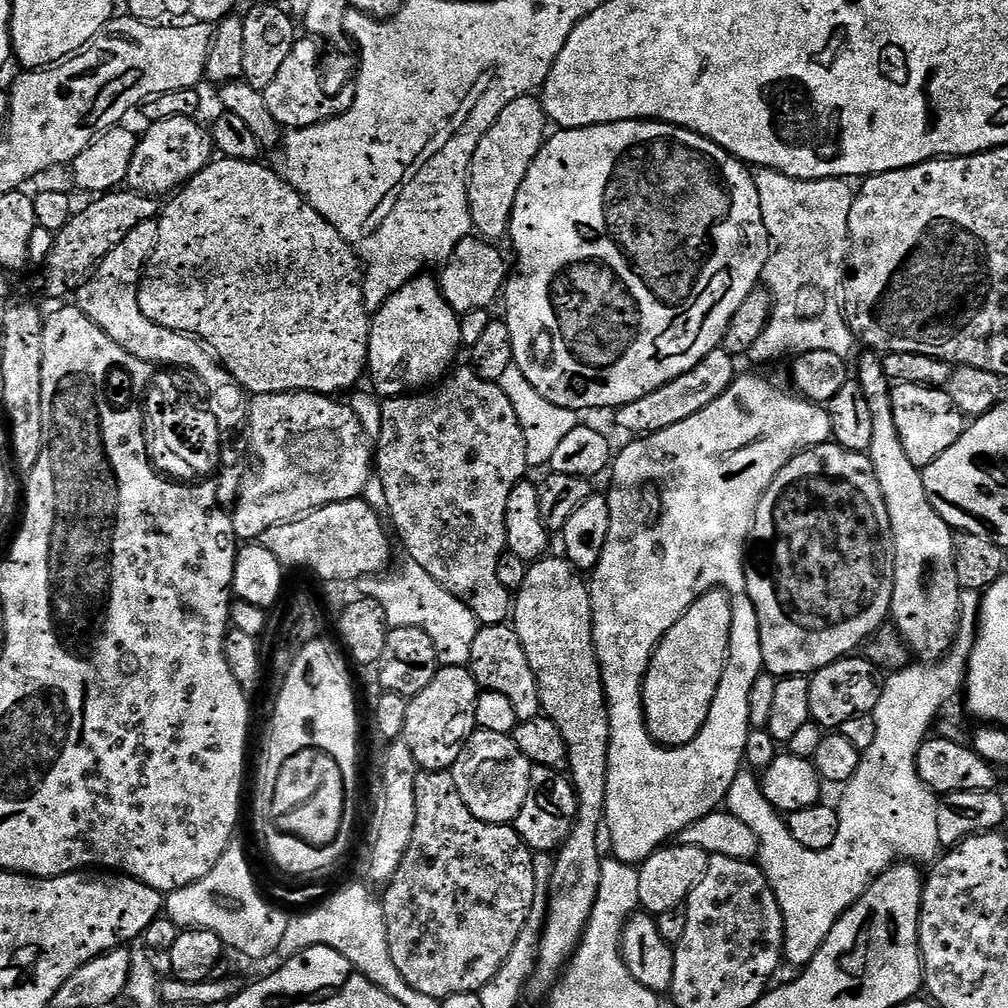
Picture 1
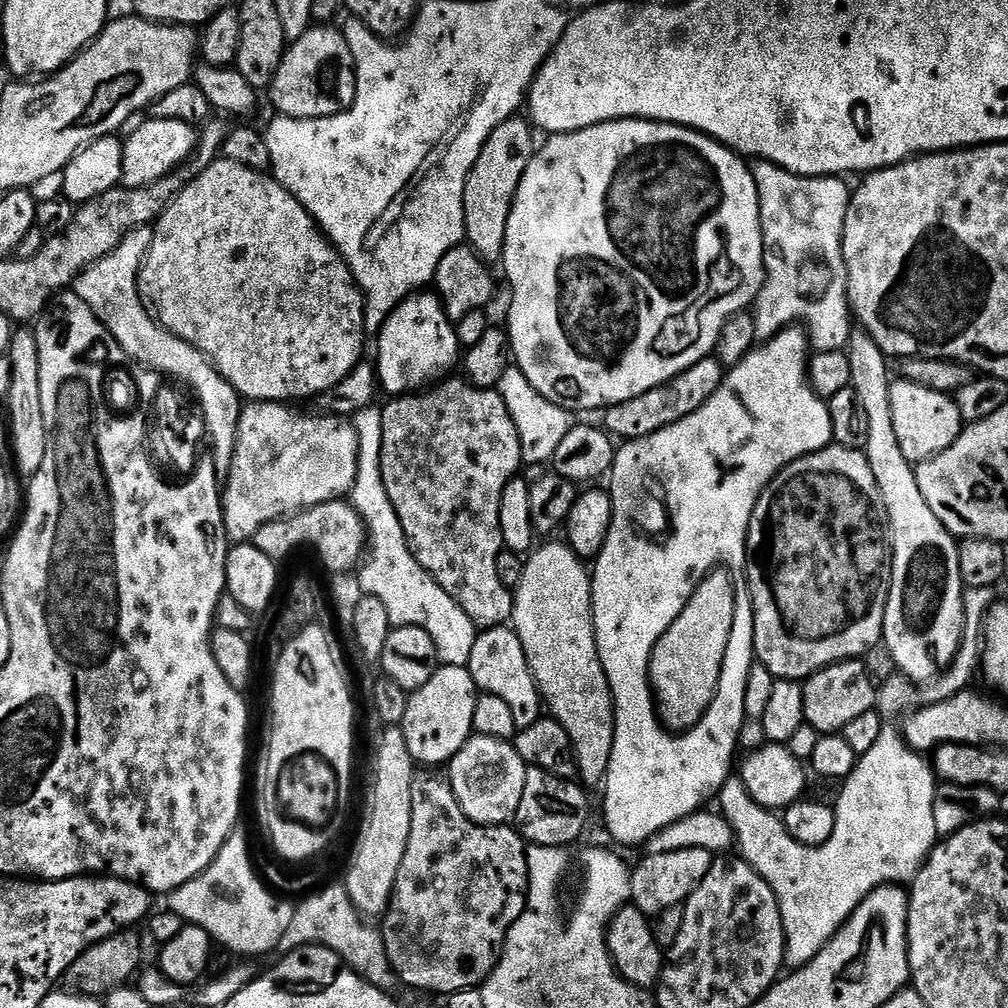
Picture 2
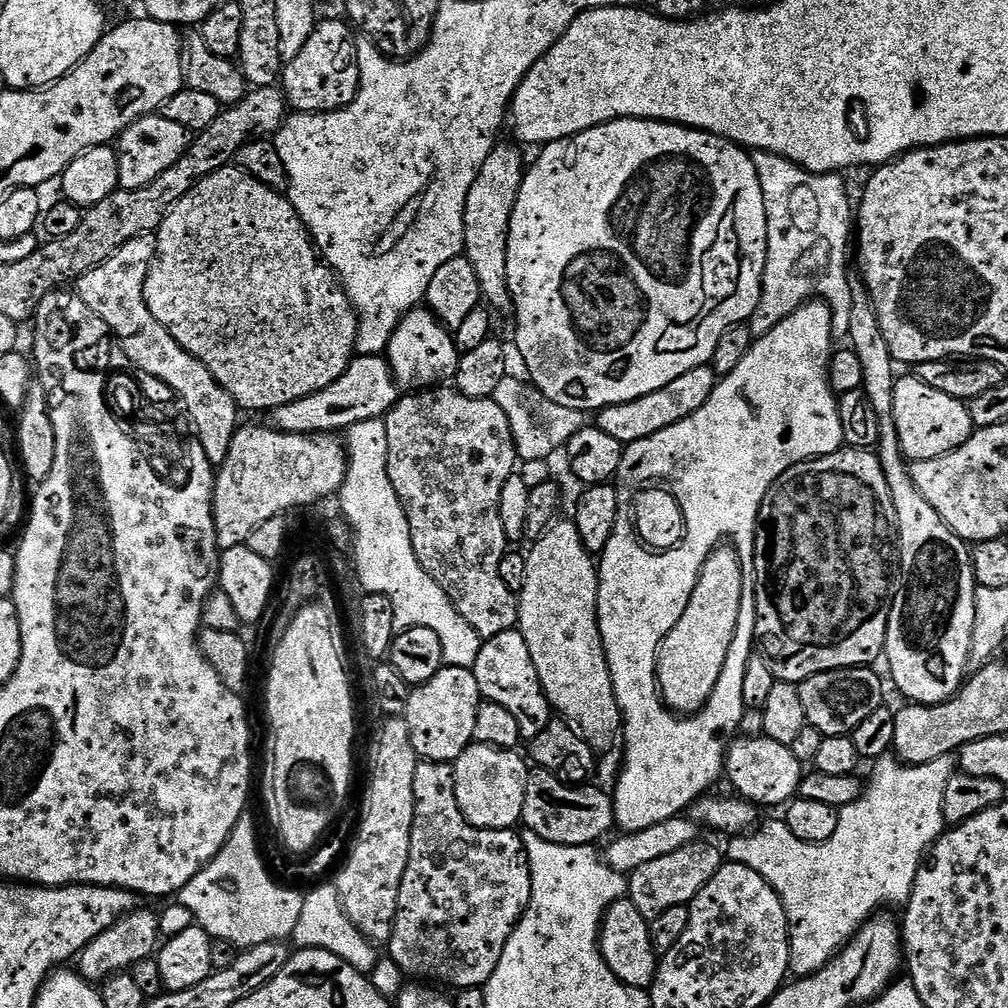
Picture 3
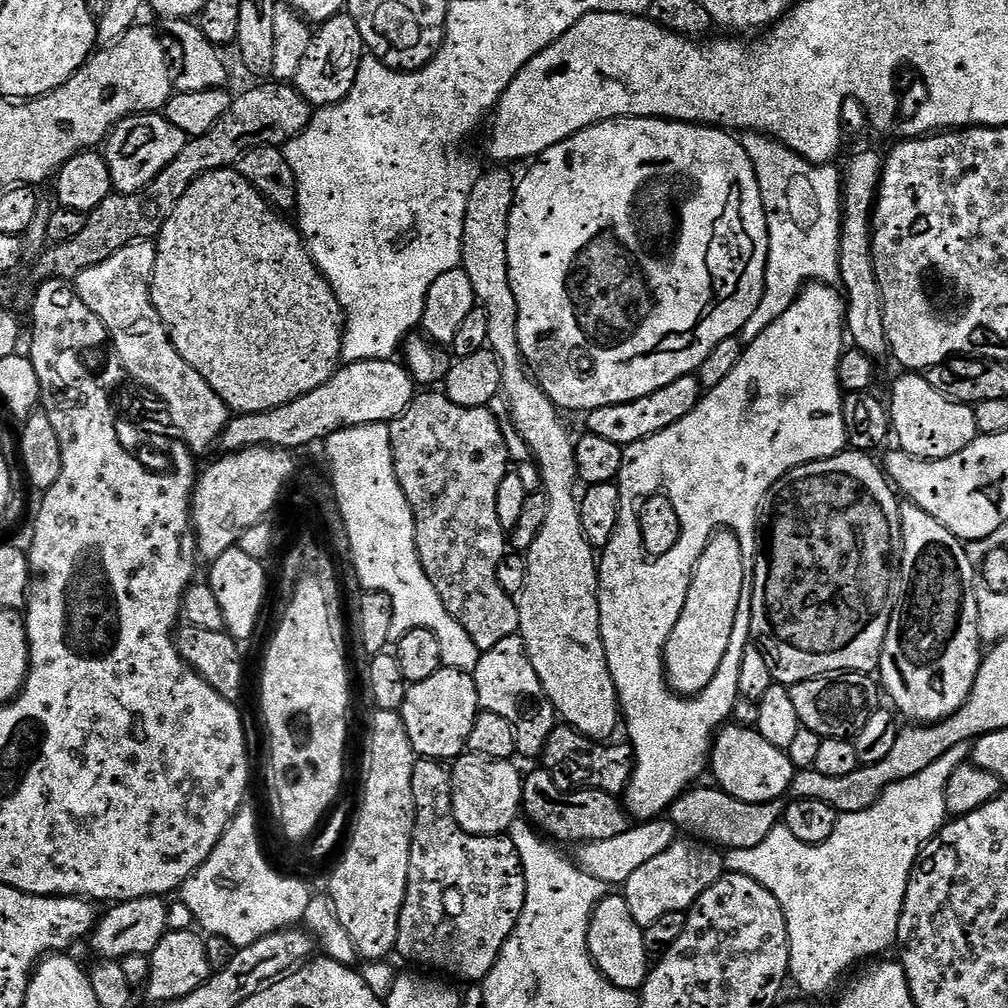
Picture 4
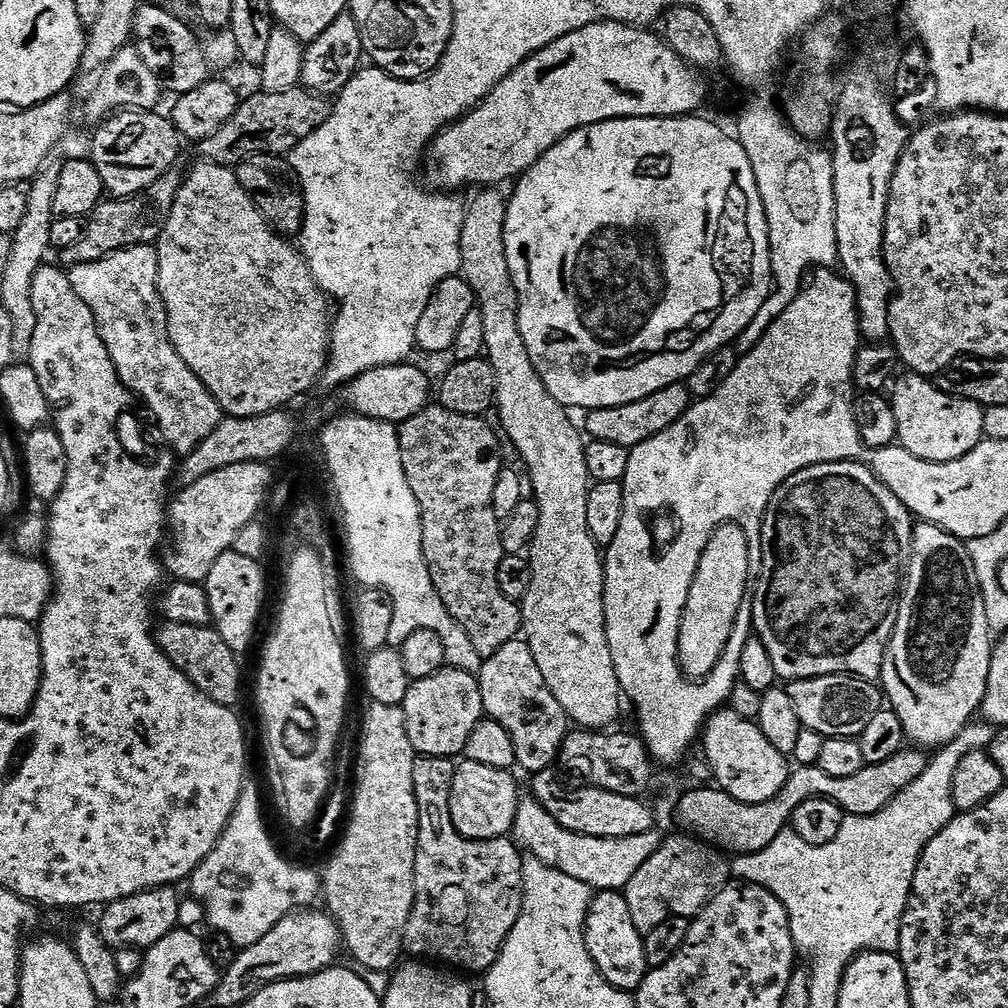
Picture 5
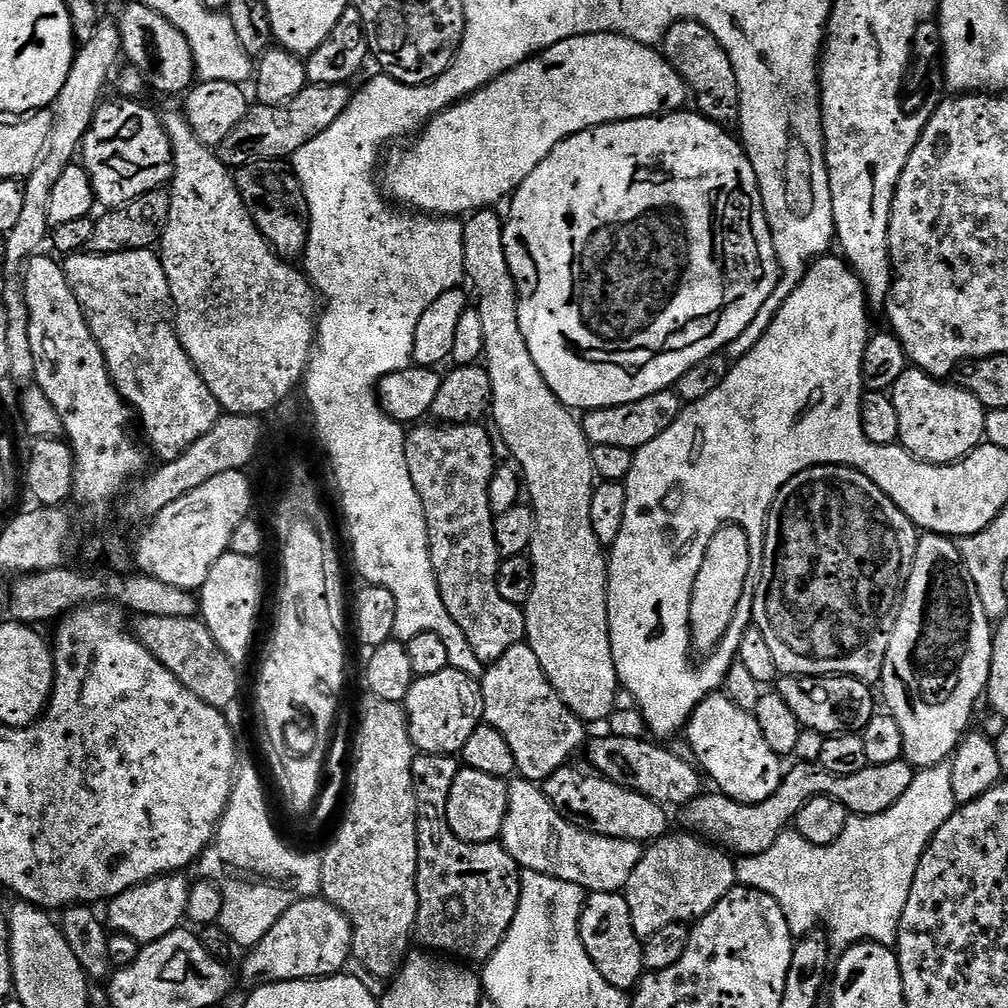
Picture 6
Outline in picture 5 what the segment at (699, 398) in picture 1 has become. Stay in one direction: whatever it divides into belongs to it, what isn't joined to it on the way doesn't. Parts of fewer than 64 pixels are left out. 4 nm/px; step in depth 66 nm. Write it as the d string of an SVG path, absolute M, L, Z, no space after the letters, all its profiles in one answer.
M687 383L671 384L638 402L630 402L617 408L593 408L585 415L588 417L582 423L582 428L592 440L614 442L631 450L651 436L662 434L670 426L674 426L674 422L682 419L693 403L694 397L688 393Z

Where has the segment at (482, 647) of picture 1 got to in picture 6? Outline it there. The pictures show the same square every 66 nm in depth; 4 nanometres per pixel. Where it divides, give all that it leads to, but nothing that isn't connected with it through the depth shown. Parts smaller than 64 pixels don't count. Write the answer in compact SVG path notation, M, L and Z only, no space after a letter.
M527 642L510 646L497 661L487 665L479 685L484 703L483 723L506 738L514 754L516 772L523 779L547 780L554 770L565 767L579 748L581 751L585 747L585 721L578 719L566 702L558 698L558 690L550 686L538 654L534 654Z

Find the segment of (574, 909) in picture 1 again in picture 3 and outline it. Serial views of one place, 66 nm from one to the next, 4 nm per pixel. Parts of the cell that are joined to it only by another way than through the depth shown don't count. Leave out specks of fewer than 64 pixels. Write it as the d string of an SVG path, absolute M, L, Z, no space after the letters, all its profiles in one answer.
M571 519L553 523L526 552L526 582L518 593L518 631L526 638L534 670L542 682L548 705L559 719L565 720L597 754L608 752L622 736L622 717L614 694L612 675L600 637L600 619L596 617L596 603L600 578L593 553L582 546L580 535Z

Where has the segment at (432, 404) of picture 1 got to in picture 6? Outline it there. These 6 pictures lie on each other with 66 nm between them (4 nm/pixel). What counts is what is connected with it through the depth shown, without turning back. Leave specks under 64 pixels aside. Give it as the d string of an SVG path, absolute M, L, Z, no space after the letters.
M424 422L413 427L405 435L406 466L410 470L414 490L418 490L418 498L422 498L422 506L426 514L430 562L434 566L442 602L446 602L446 610L458 622L475 656L487 666L503 656L510 646L521 643L526 638L525 616L521 605L506 602L506 598L498 594L496 579L502 557L498 550L498 542L494 542L494 513L490 506L490 490L488 489L490 478L498 463L496 448L492 445L493 433L491 431L488 433L483 428L485 425L480 422L475 424L428 423Z

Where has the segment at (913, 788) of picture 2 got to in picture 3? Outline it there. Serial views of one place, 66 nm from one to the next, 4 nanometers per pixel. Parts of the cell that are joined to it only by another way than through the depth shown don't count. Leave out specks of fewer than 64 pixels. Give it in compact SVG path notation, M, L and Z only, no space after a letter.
M951 755L943 756L937 760L931 760L925 764L906 764L896 758L881 758L875 761L872 772L872 781L867 781L866 787L861 791L860 796L850 802L845 808L839 809L840 821L838 822L838 830L834 830L834 838L827 840L825 844L807 844L798 838L794 838L794 834L789 830L787 823L783 819L772 820L769 824L761 823L755 830L731 837L727 841L728 852L726 848L726 856L729 861L737 864L745 864L750 866L750 870L754 870L758 874L762 874L762 878L766 878L766 882L778 894L778 898L782 902L782 906L786 910L786 918L788 919L788 949L790 950L790 972L793 977L803 978L813 976L816 972L827 966L836 956L837 952L872 919L887 904L907 905L908 899L912 896L912 887L914 886L914 878L916 871L920 869L920 865L931 849L932 845L944 835L946 825L944 823L944 815L942 814L942 794L946 790L946 782L950 782L950 778L954 775L954 760Z

